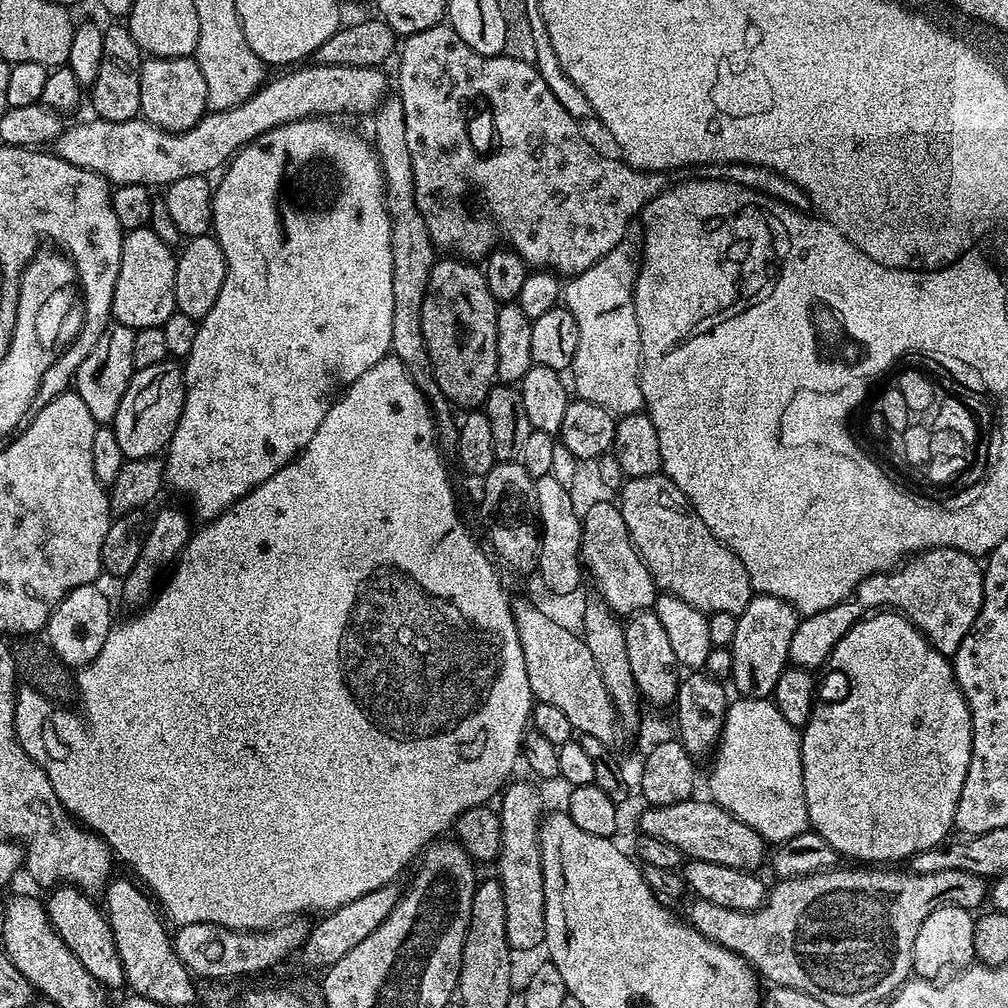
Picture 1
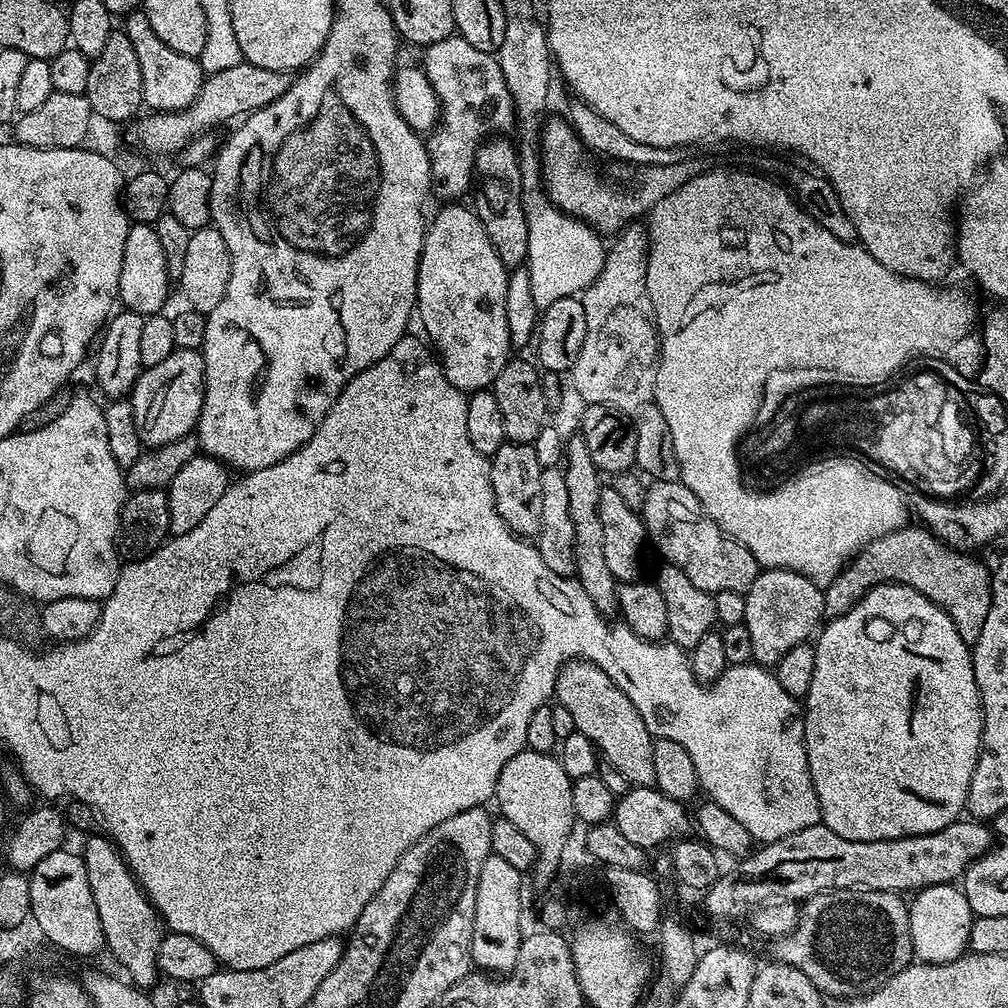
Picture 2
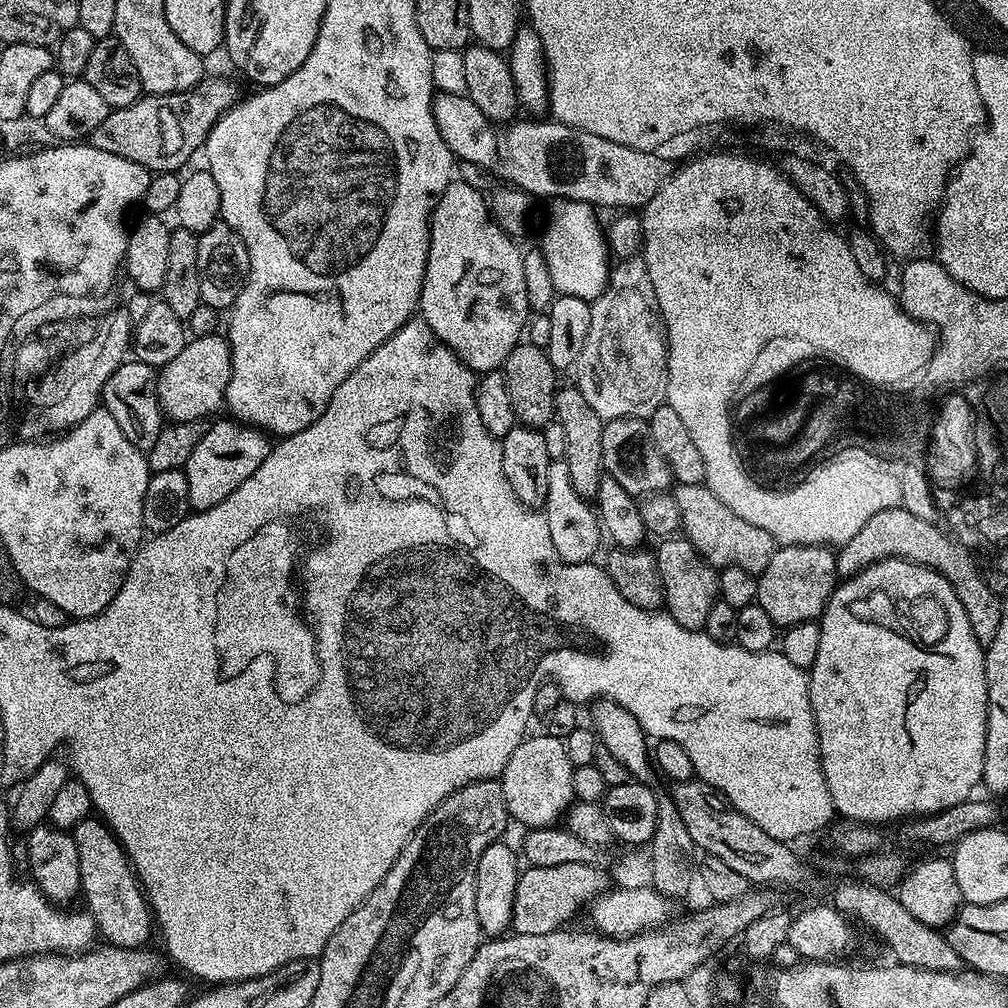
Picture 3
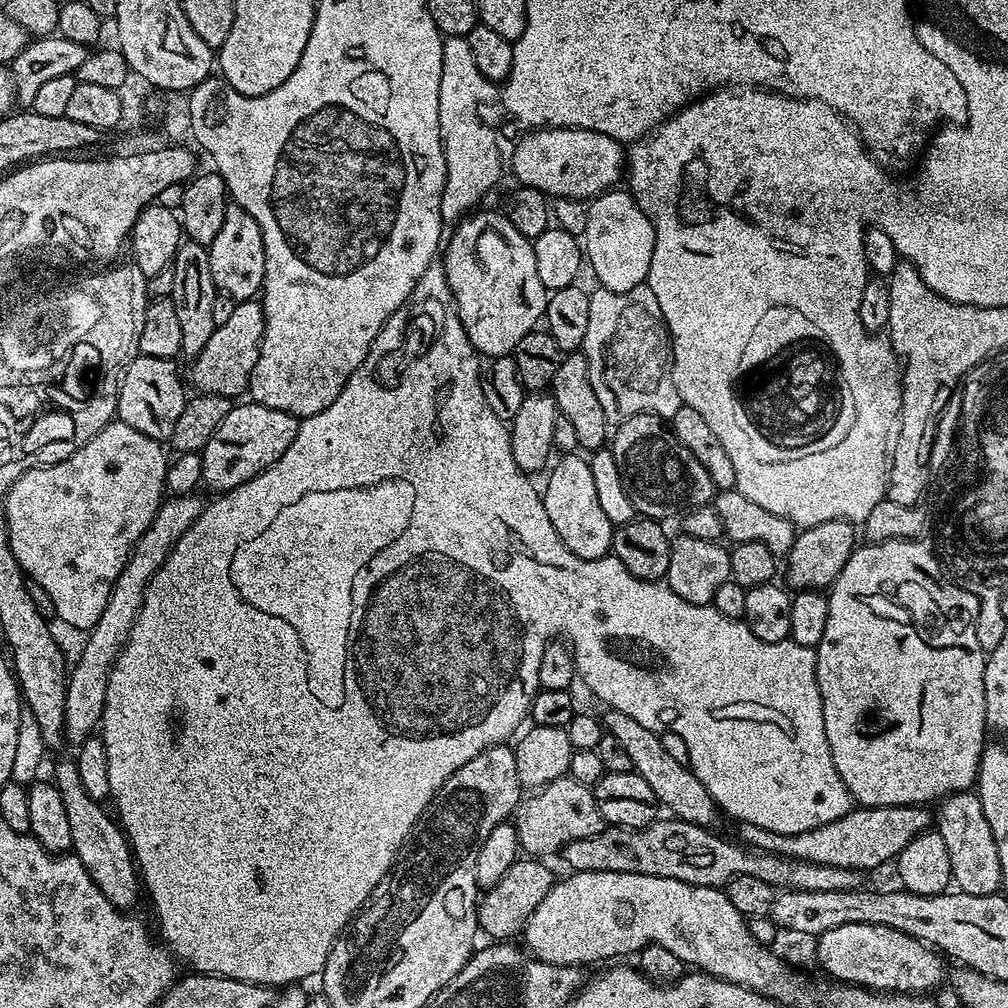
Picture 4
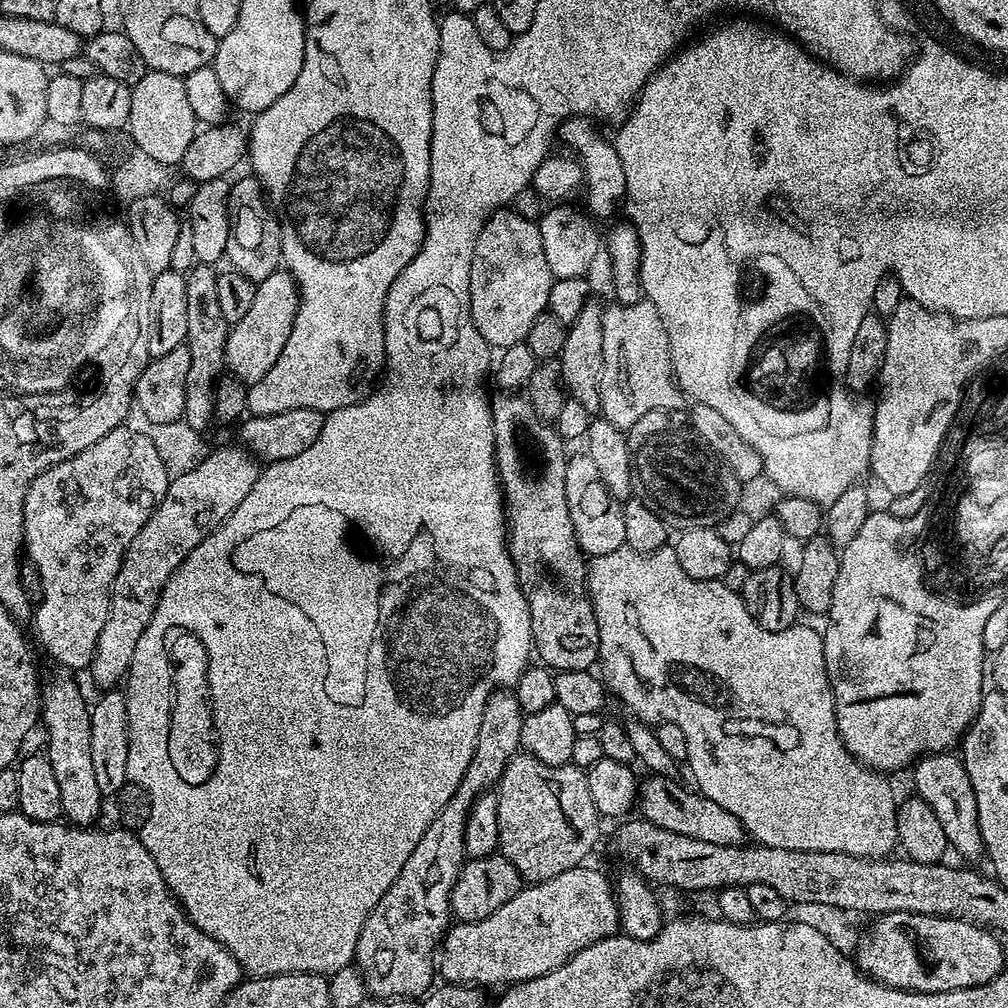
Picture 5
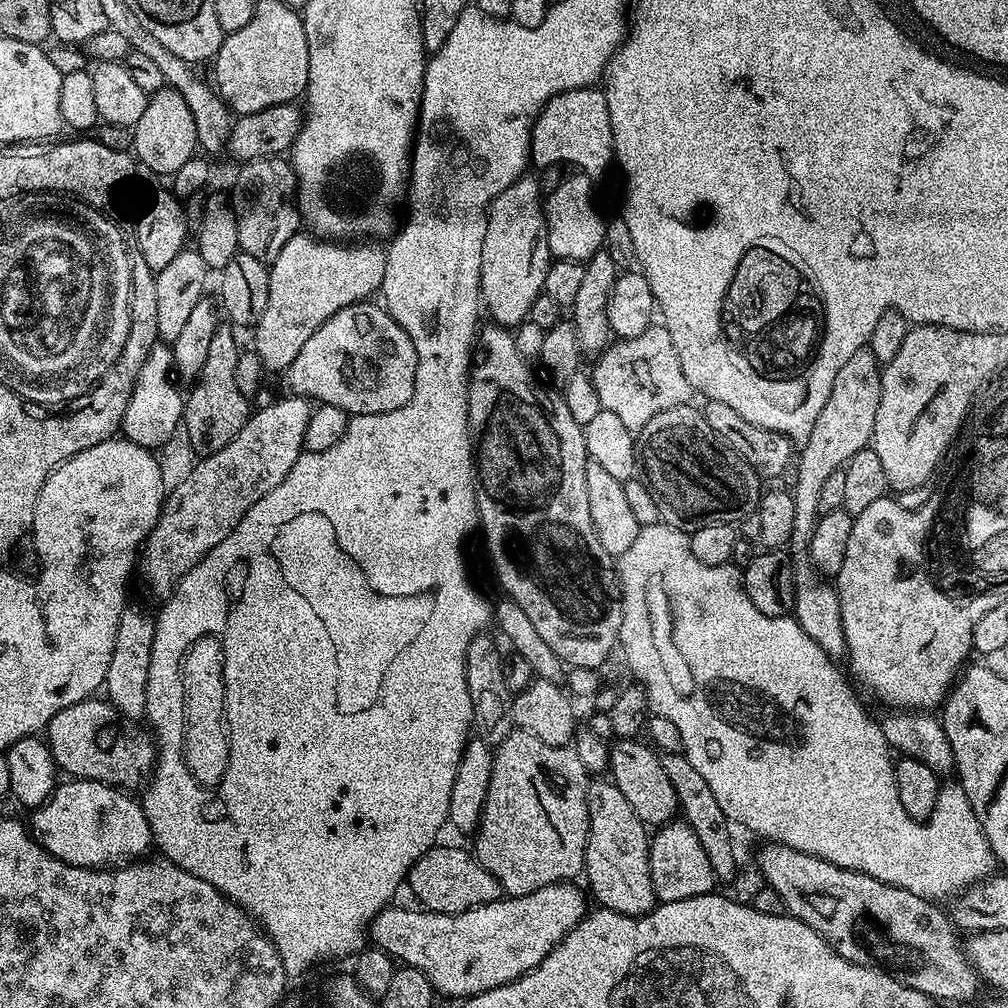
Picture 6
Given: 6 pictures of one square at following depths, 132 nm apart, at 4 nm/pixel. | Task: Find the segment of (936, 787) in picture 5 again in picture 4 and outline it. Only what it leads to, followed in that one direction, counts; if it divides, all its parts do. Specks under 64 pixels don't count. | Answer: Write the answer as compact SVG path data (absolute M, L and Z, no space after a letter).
M972 790L958 792L947 797L939 808L938 830L942 834L942 842L946 842L946 854L950 854L952 884L966 894L997 895L1002 888L998 846L994 842L994 834L990 834L990 822L986 822L979 795Z

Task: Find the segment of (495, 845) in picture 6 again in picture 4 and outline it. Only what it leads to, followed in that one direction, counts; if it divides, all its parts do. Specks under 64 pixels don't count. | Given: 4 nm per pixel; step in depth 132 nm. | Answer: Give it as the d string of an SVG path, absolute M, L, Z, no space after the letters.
M559 776L545 788L537 788L532 796L521 803L514 816L520 847L529 857L548 858L551 852L559 853L572 840L590 838L606 826L596 805L589 785L578 782L573 776Z

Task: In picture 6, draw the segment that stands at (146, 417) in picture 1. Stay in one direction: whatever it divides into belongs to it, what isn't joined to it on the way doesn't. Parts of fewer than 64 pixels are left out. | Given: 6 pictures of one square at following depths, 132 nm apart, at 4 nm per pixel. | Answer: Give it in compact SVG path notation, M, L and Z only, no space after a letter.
M301 230L278 250L278 258L270 261L268 270L268 305L254 326L254 351L269 373L283 373L326 318L379 293L386 274L386 258L385 249L376 244L379 243L333 242Z

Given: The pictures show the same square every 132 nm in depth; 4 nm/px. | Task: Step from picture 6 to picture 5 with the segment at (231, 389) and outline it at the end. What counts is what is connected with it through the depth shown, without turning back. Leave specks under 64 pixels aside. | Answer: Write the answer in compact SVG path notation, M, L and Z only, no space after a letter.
M197 263L186 273L186 343L190 350L190 371L186 374L186 402L182 419L199 433L213 423L212 407L216 382L225 371L224 351L230 325L218 307L217 269Z

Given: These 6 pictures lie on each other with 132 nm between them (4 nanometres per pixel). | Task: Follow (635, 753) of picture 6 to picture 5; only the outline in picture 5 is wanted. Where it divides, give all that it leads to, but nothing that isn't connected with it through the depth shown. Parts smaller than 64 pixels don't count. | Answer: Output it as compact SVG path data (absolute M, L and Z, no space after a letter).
M653 774L645 777L638 784L638 812L643 819L654 826L662 826L662 830L674 830L674 834L686 834L686 838L698 838L698 842L710 842L713 846L745 843L746 831L742 822L734 818L730 810L722 810L718 802L710 802L710 798L701 796L691 787L683 788L679 779Z

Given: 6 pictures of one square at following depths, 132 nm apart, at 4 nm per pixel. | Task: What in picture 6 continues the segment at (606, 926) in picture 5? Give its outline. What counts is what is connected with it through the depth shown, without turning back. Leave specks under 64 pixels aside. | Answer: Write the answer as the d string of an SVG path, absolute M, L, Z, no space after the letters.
M565 882L542 886L542 890L534 890L525 896L501 898L453 916L421 910L419 907L416 909L389 906L373 917L370 940L375 947L392 957L393 961L422 970L422 974L428 976L428 981L439 995L441 992L444 996L460 996L459 998L477 996L534 970L550 954L550 950L554 950L554 946L564 940L565 934L574 928L579 920L584 919L584 896L574 885L575 883Z

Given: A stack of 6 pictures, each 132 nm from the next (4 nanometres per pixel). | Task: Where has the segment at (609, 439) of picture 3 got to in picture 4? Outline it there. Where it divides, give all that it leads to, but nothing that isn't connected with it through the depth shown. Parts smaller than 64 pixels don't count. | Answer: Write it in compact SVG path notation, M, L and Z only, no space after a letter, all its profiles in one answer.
M638 414L623 420L621 424L615 425L610 436L610 447L614 454L614 462L618 462L618 474L622 474L622 486L628 491L632 504L636 507L641 517L663 521L664 516L681 515L679 504L692 504L693 509L706 507L713 503L718 491L715 482L706 474L706 468L678 442L676 435L670 431L669 425L659 416L647 416Z

